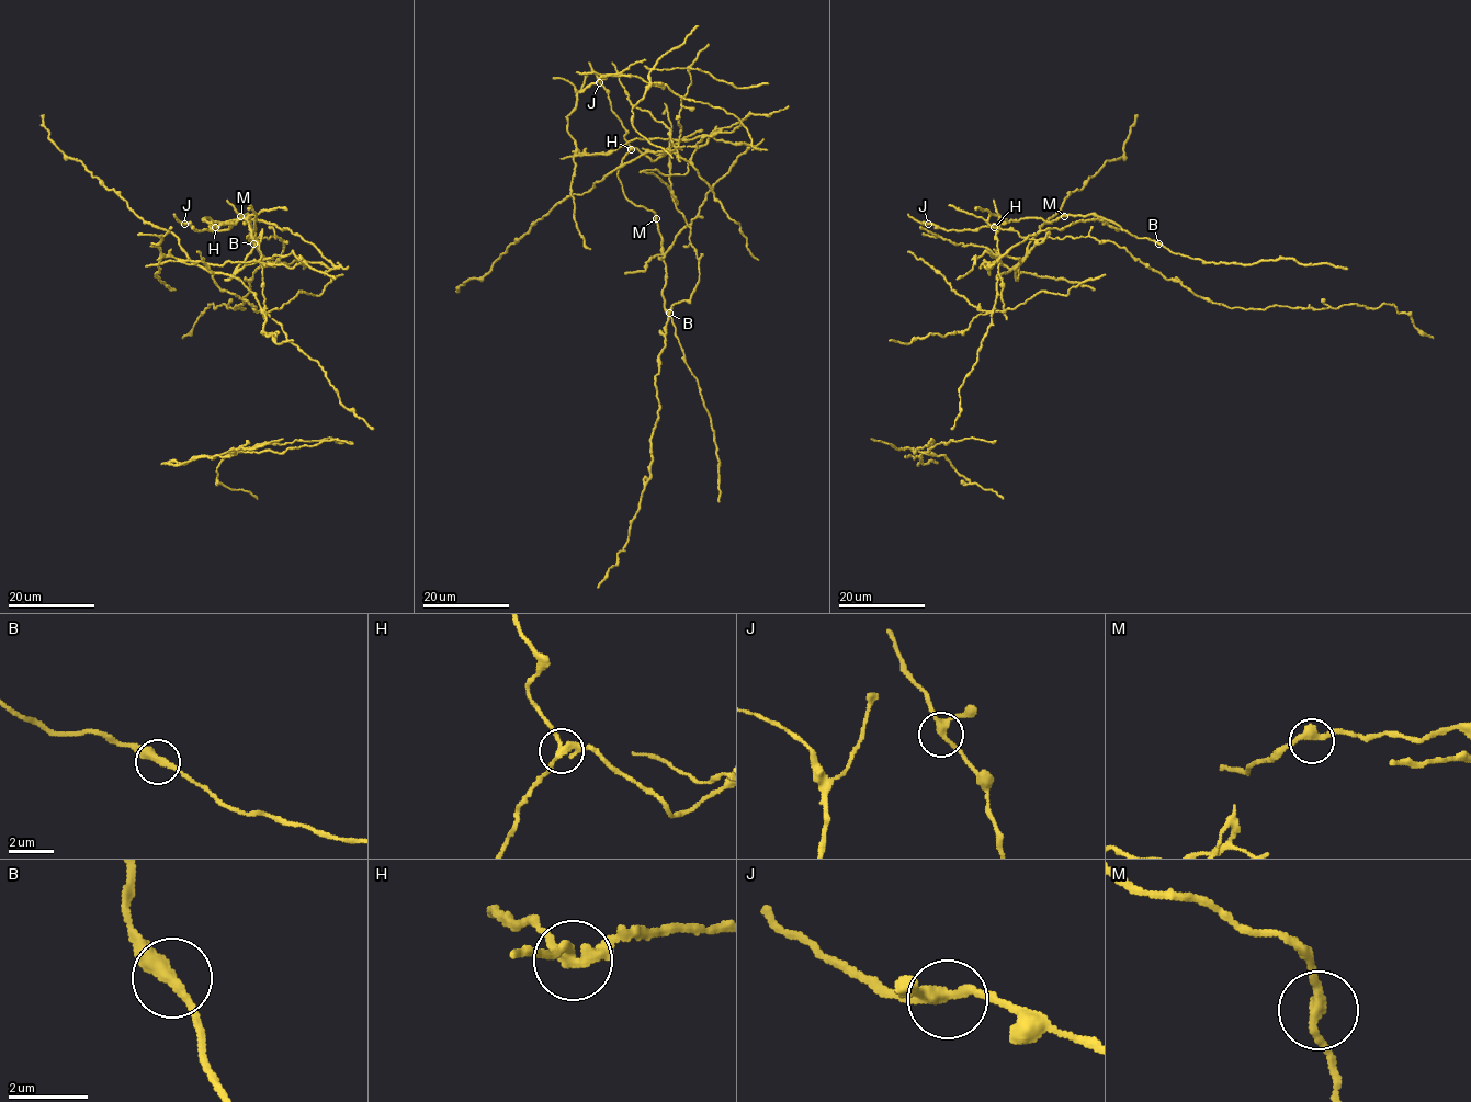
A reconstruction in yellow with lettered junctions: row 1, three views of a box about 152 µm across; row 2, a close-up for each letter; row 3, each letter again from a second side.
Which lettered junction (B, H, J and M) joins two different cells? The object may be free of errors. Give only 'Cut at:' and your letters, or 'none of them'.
Cut at: H

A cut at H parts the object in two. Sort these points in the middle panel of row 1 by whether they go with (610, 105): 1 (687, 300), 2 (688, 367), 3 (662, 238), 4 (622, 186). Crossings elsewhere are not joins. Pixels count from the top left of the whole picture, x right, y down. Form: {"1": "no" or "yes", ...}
{"1": "no", "2": "yes", "3": "yes", "4": "yes"}

